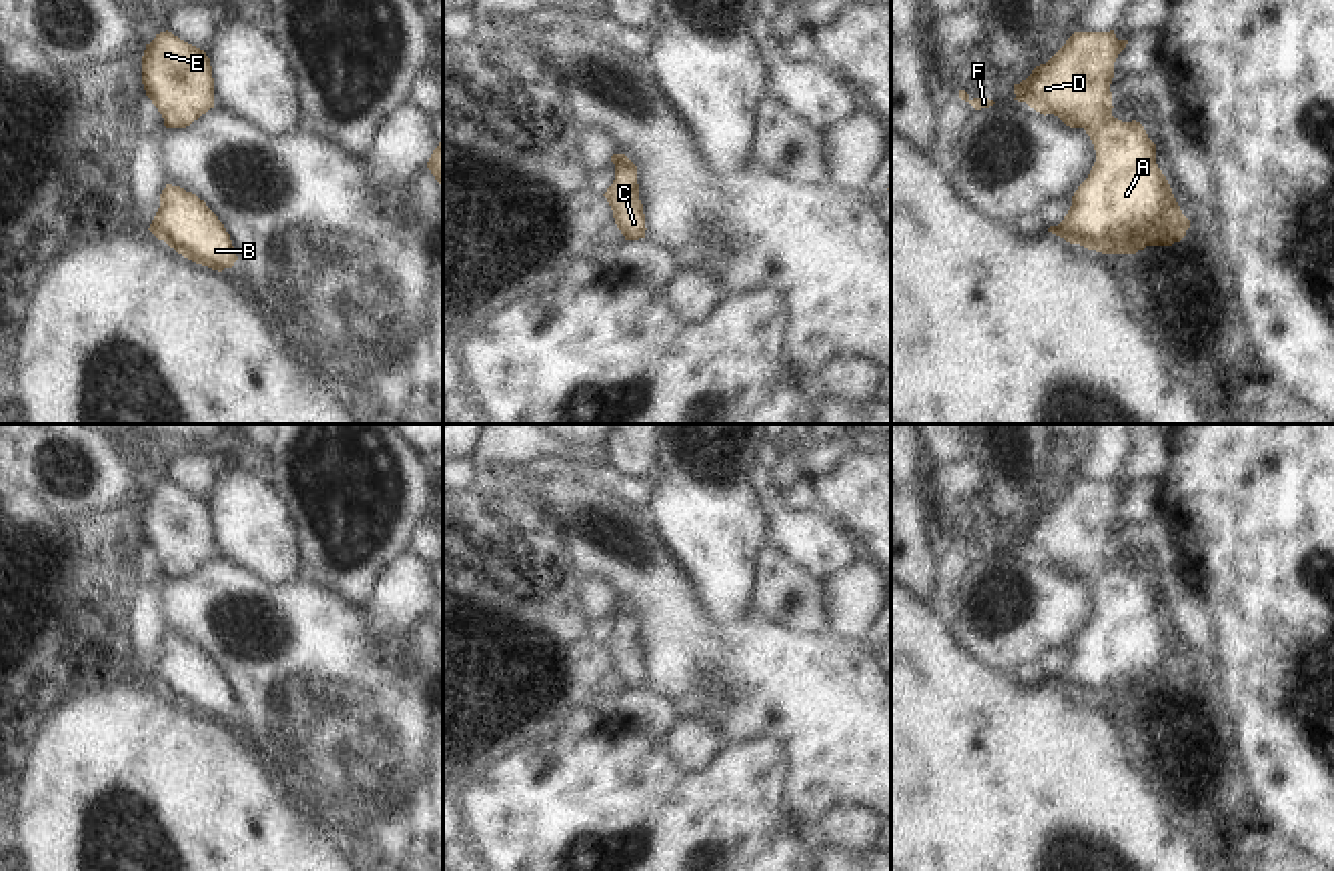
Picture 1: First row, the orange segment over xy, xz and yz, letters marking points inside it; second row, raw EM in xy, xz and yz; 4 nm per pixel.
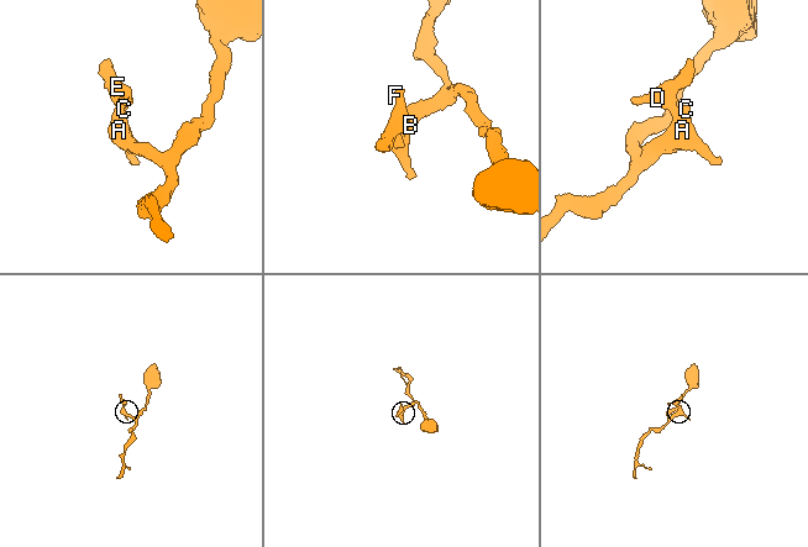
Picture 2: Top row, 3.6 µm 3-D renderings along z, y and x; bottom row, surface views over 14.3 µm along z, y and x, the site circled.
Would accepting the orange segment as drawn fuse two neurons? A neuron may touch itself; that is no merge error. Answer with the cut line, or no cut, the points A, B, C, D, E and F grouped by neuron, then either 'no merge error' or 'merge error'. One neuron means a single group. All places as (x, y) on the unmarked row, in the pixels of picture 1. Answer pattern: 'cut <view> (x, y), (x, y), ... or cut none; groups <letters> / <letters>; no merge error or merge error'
cut none; groups A B C D E F; no merge error

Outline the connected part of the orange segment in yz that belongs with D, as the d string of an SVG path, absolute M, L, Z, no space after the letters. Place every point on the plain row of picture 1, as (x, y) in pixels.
M1114 479L1074 481L1046 513L1014 533L1014 549L1090 585L1096 611L1064 669L1048 681L1102 703L1172 695L1190 677L1144 575L1112 565L1114 511L1126 493Z

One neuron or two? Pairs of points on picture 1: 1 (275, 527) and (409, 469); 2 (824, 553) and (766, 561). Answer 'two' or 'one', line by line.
1: two
2: two

